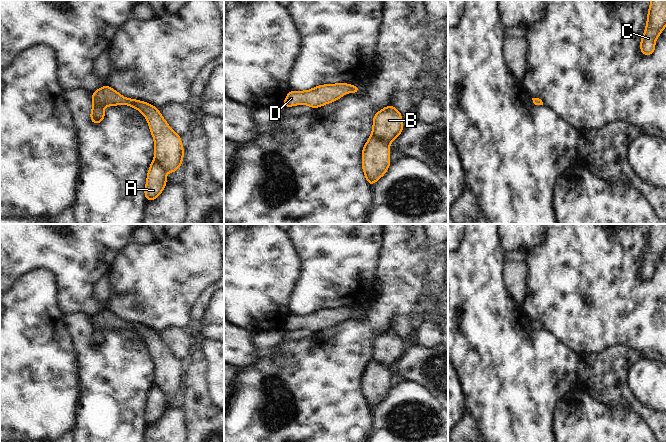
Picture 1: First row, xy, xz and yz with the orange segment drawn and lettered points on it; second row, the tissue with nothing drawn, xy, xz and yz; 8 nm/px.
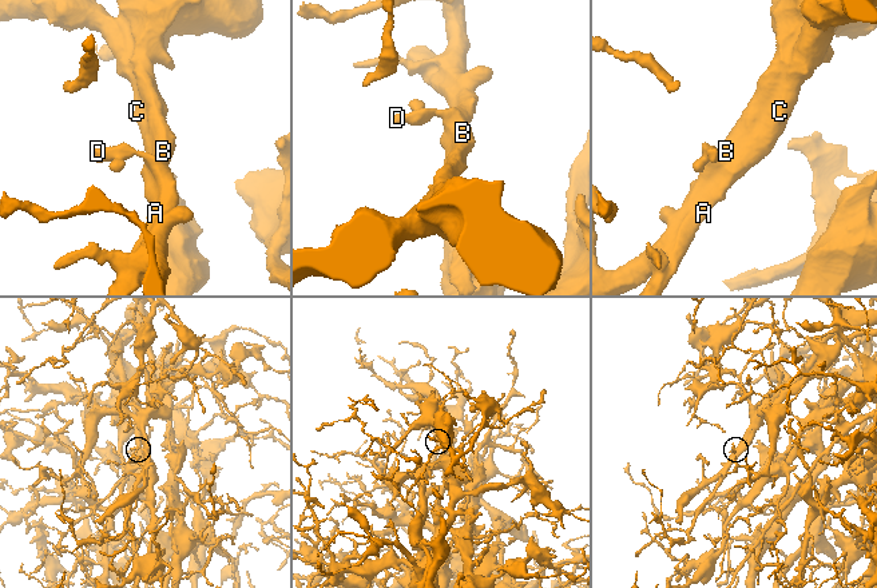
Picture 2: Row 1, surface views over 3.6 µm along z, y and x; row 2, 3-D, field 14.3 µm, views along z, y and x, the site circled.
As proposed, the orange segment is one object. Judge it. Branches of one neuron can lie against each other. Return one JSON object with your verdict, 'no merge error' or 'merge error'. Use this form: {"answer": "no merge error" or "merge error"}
{"answer": "no merge error"}

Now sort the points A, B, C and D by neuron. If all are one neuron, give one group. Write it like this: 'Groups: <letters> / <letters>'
Groups: A B C D.

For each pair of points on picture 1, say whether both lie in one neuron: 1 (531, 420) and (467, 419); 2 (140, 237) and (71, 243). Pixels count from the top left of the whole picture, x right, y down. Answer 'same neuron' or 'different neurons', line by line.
1: different neurons
2: different neurons

